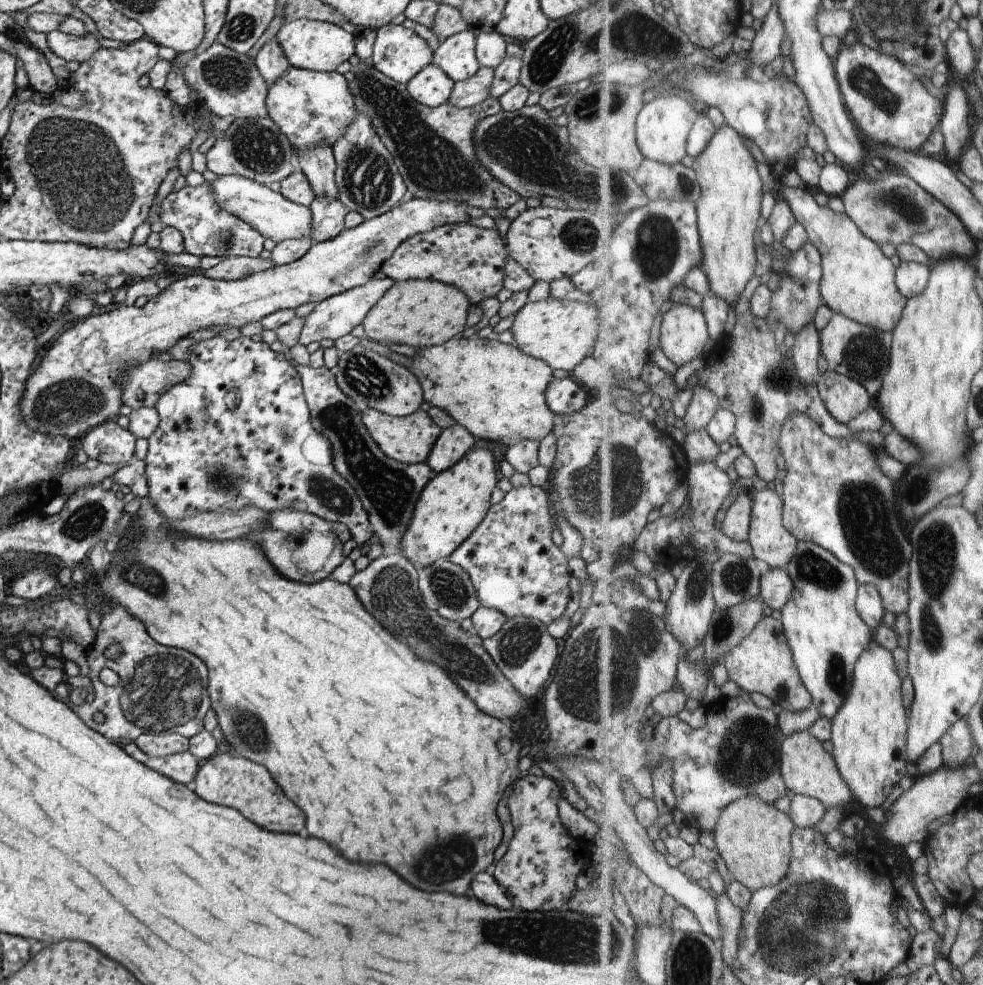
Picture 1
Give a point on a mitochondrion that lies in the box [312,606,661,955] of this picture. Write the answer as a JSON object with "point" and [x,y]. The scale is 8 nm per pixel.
{"point":[435,866]}

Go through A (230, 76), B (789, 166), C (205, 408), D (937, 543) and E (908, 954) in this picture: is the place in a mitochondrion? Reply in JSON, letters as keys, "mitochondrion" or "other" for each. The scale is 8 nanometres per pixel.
{"A":"mitochondrion","B":"other","C":"other","D":"mitochondrion","E":"other"}

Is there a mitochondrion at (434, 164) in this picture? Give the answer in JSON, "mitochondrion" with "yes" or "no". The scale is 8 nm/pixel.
{"mitochondrion":"yes"}

